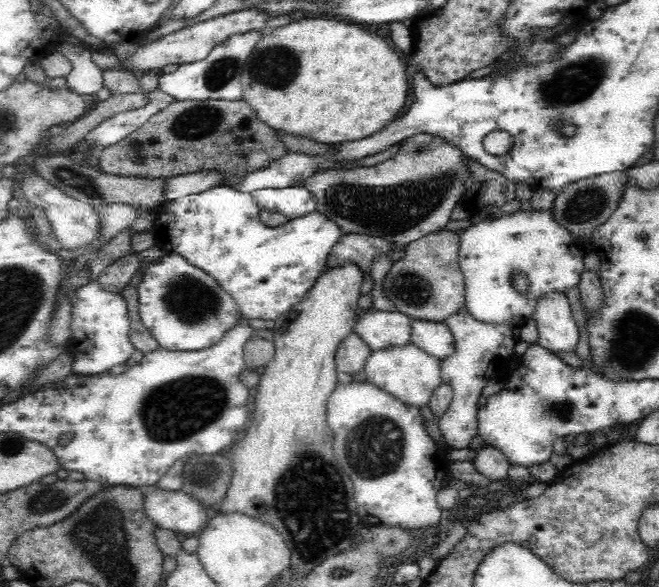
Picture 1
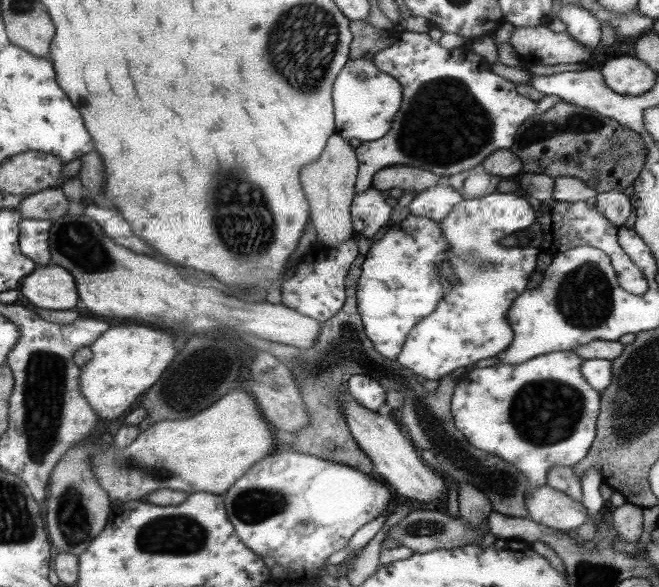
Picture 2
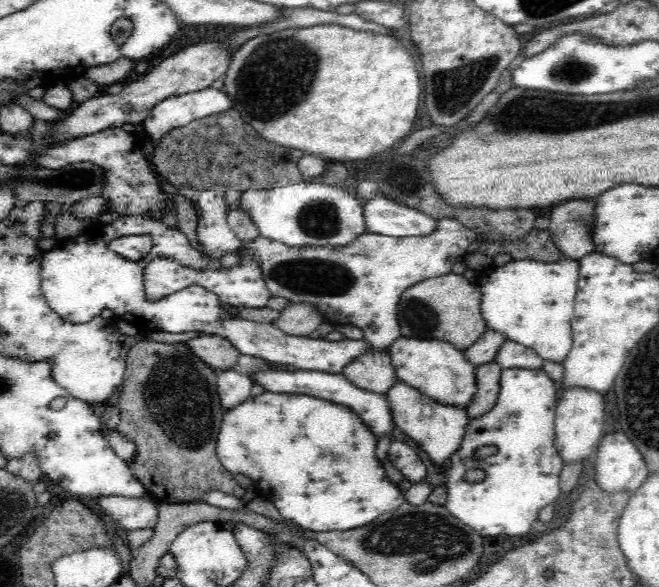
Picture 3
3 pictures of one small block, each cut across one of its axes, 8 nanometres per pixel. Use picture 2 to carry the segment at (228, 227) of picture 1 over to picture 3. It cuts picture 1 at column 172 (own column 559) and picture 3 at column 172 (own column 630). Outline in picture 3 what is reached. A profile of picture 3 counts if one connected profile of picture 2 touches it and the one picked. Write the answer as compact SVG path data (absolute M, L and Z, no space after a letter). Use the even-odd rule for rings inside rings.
M244 244L238 248L238 256L242 258L242 266L234 266L234 268L222 268L222 270L196 270L196 268L186 268L182 266L178 260L174 258L166 258L166 256L156 256L144 270L144 292L146 292L146 300L148 302L156 302L164 296L170 294L178 294L182 292L186 286L190 284L200 284L202 288L206 288L208 292L214 292L220 300L222 306L230 308L230 310L244 310L244 308L266 308L268 300L272 298L266 280L262 278L262 266L260 262L254 258L254 254L242 254L246 252Z

